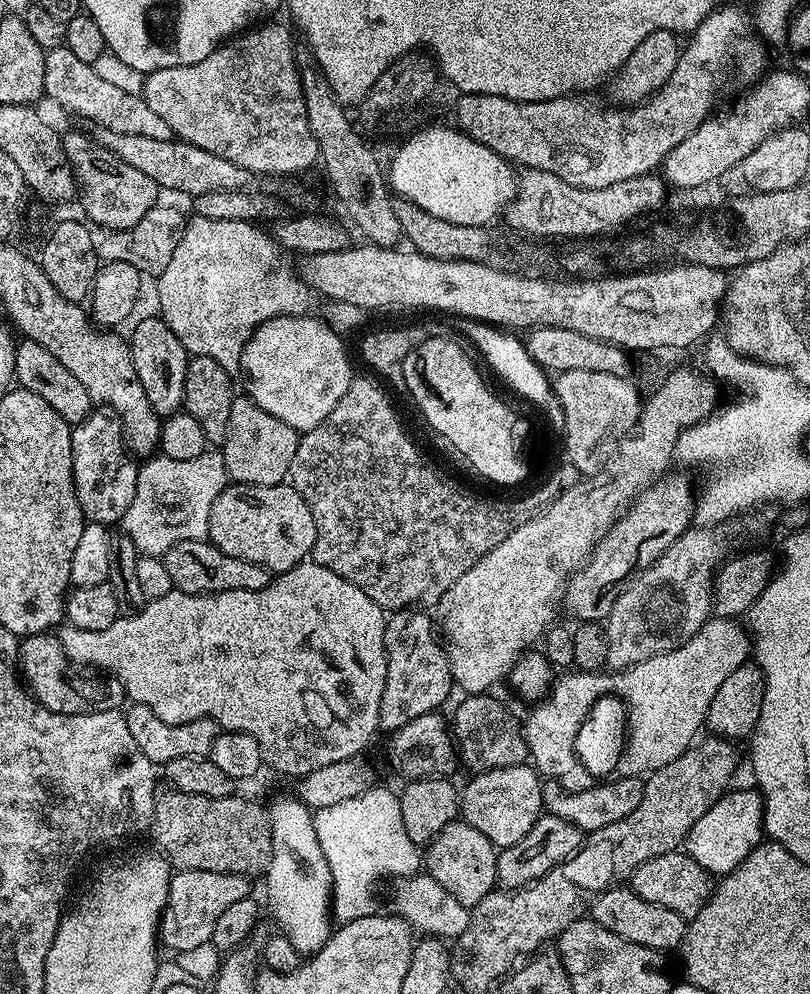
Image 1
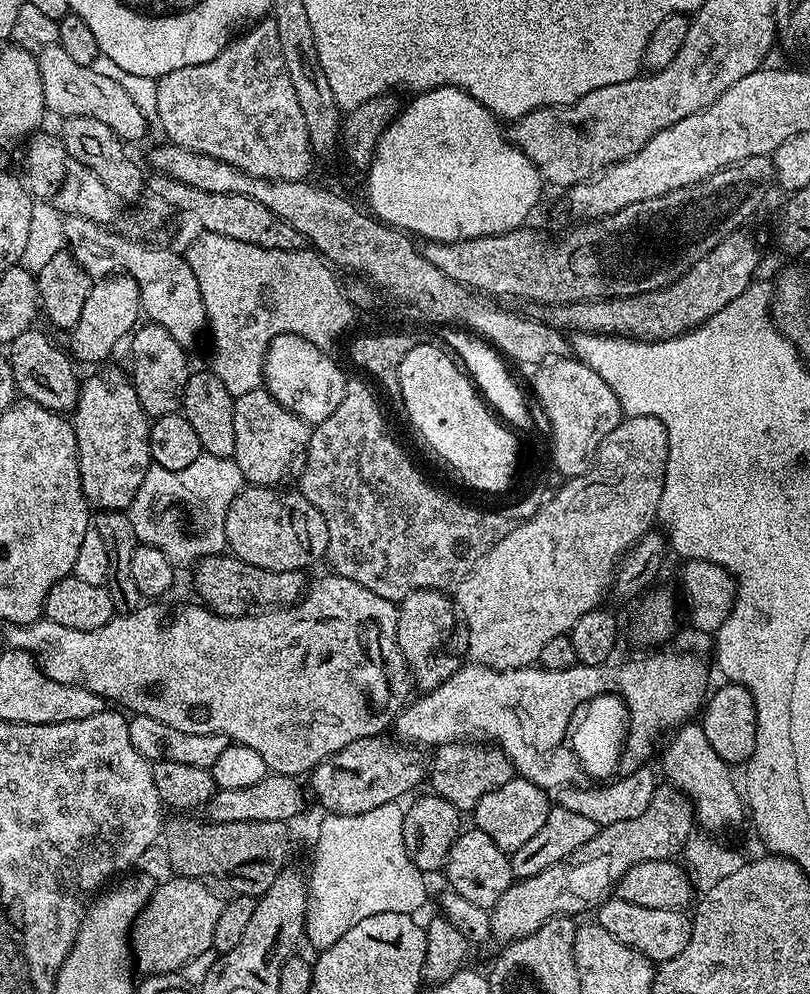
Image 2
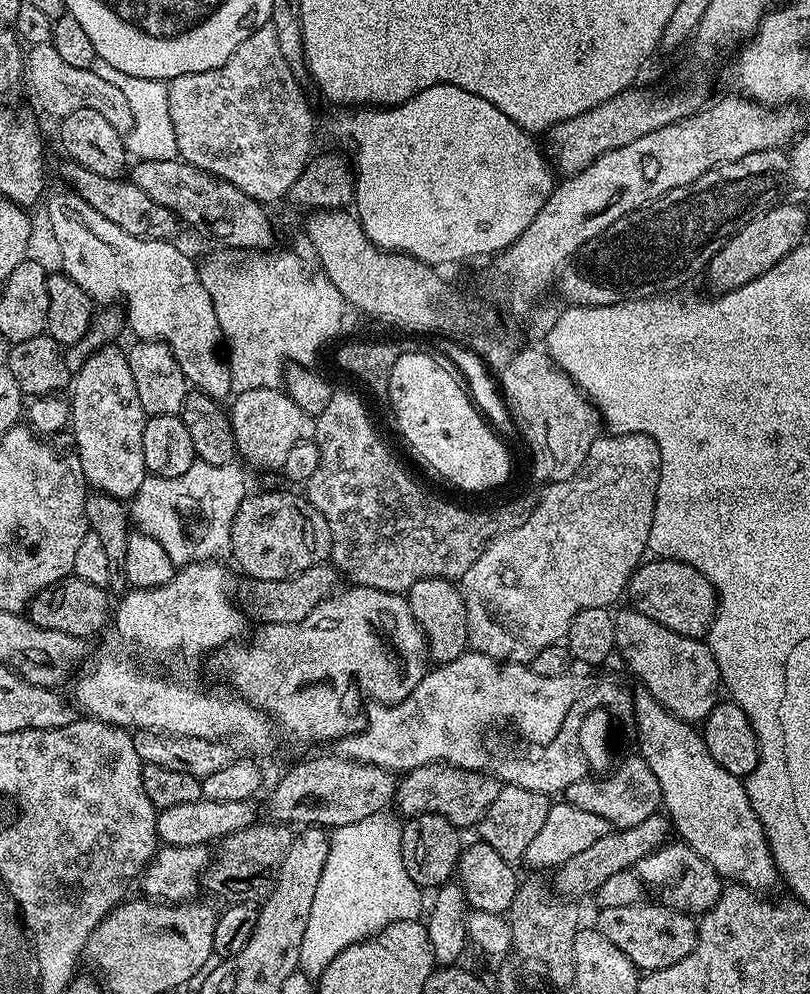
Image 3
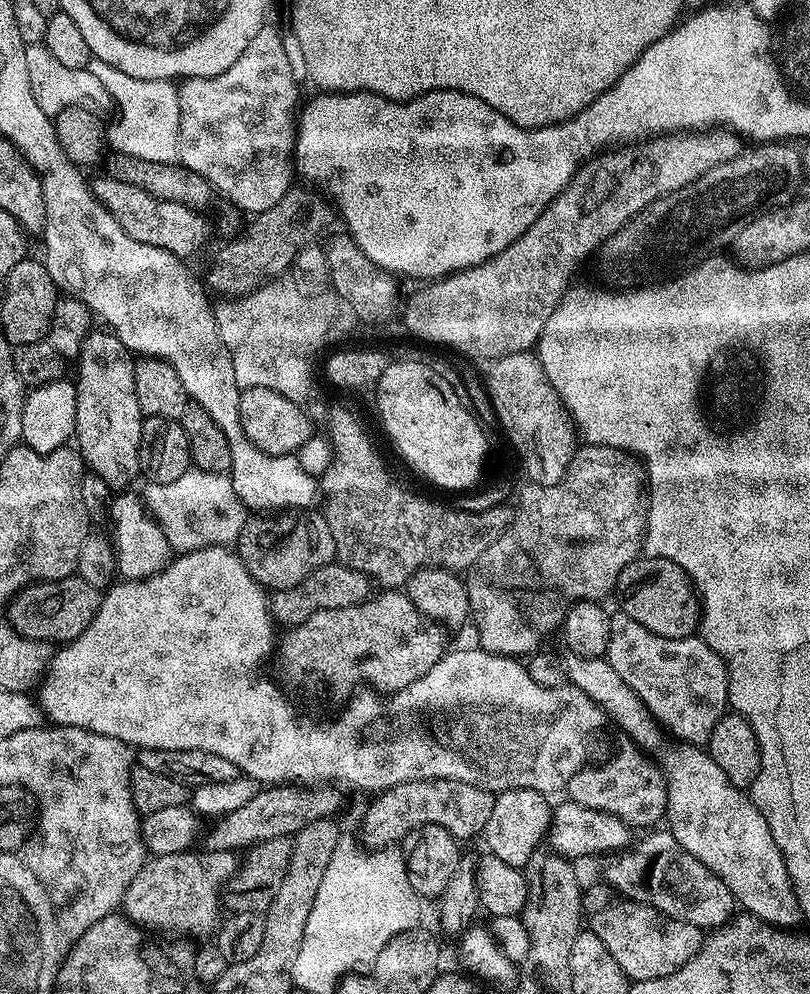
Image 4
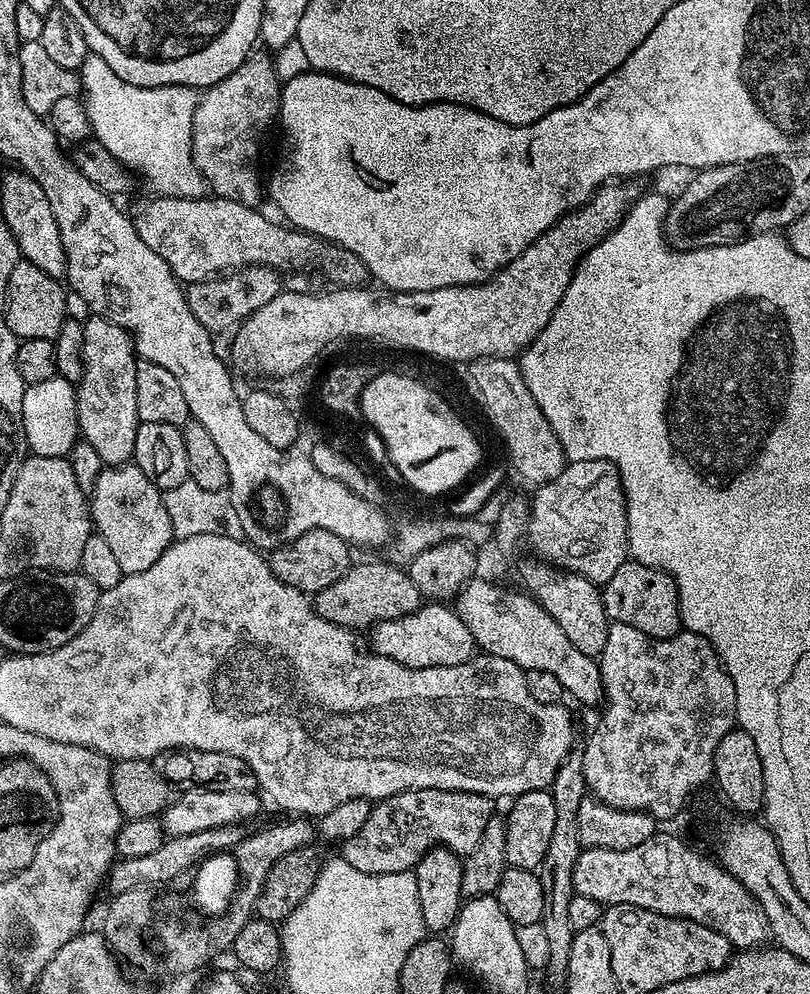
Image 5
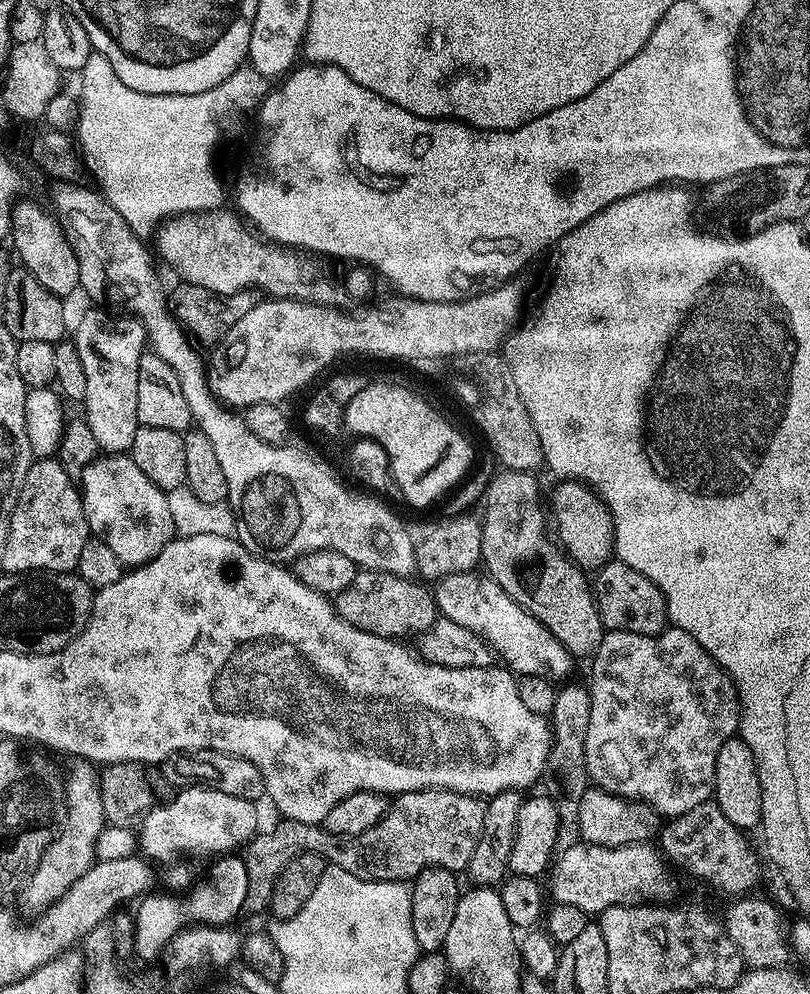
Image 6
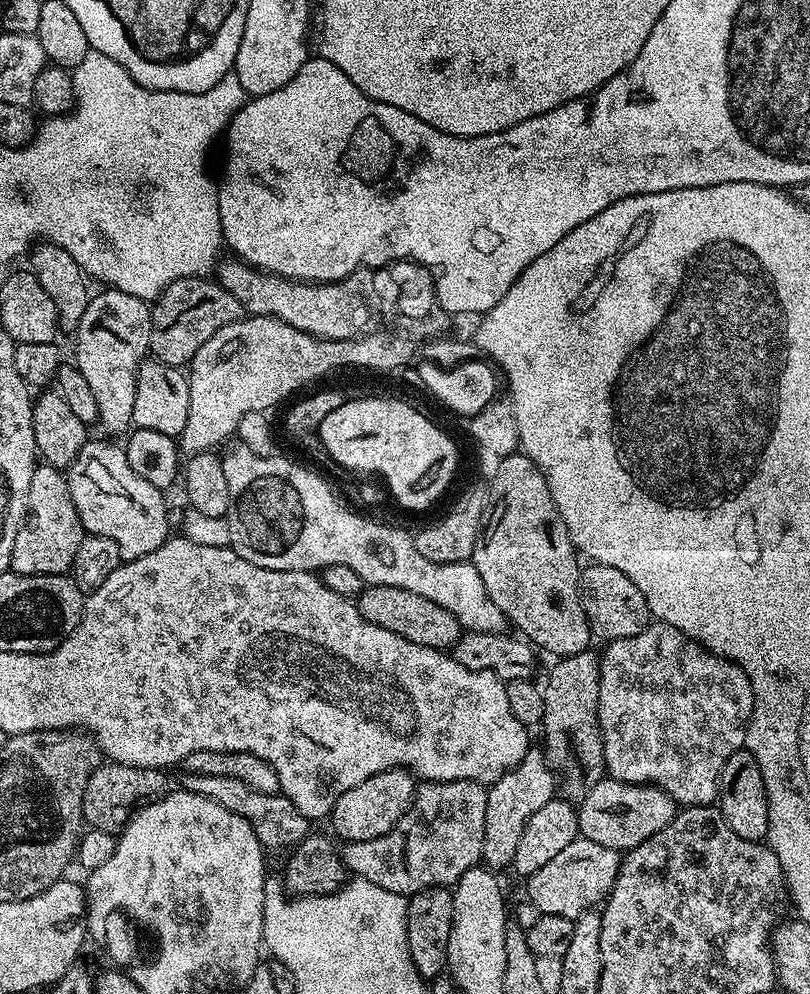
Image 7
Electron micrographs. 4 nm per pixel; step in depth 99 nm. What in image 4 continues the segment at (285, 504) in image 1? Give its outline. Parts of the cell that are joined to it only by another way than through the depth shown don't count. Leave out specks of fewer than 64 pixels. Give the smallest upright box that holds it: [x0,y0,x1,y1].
[234,510,337,592]

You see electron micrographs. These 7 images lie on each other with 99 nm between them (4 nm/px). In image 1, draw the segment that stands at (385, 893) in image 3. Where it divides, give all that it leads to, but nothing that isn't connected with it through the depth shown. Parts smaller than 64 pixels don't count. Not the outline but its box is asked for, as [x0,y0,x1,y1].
[313,786,422,924]

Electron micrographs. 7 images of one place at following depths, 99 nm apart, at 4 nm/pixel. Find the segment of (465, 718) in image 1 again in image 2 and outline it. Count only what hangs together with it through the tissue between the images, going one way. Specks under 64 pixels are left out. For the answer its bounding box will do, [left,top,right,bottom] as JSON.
[430,742,514,810]

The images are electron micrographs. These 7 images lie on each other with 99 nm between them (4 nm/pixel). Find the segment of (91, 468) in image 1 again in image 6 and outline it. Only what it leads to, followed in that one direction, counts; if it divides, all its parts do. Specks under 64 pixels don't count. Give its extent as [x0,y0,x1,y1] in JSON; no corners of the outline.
[74,306,146,454]

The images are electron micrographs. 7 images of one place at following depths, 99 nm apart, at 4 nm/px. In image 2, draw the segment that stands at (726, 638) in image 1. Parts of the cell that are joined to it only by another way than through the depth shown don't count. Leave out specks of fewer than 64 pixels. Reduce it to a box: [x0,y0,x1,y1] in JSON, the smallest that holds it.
[395,652,710,790]

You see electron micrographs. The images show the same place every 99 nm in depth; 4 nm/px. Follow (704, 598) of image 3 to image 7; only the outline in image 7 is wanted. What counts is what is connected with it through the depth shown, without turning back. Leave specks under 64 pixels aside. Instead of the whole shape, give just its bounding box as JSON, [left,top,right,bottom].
[580,562,653,641]

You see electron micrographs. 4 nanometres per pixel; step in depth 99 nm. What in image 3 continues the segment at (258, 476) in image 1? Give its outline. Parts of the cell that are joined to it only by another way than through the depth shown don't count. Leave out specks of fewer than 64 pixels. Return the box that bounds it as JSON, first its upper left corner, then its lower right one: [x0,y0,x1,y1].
[230,387,316,468]

